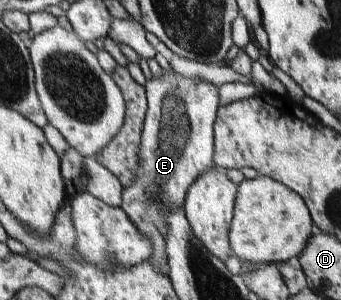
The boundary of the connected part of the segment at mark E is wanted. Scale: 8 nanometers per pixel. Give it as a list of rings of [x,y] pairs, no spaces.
[[[162,69],[160,76],[152,77],[144,86],[146,109],[138,174],[136,181],[124,188],[120,206],[151,241],[152,256],[149,261],[167,273],[163,215],[169,207],[183,207],[189,185],[202,172],[215,167],[212,156],[219,94],[218,87],[210,81]]]

